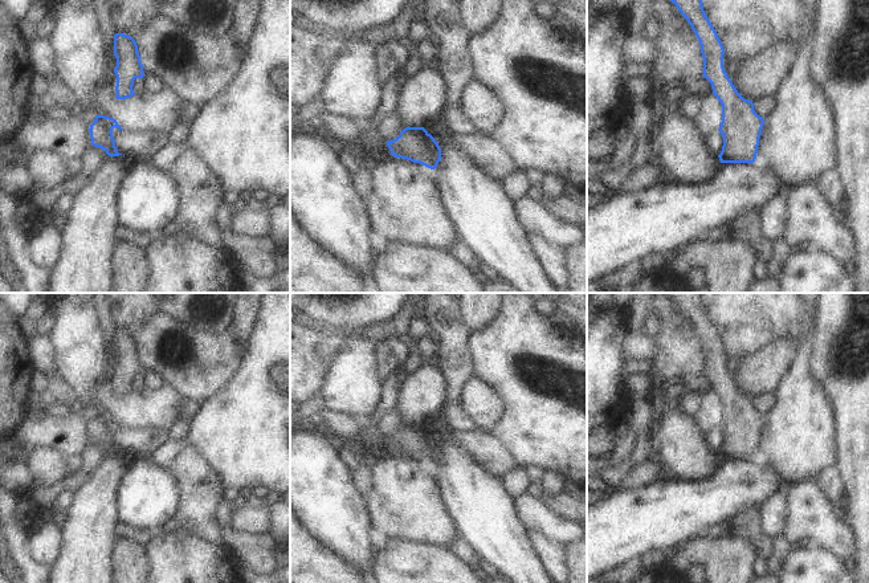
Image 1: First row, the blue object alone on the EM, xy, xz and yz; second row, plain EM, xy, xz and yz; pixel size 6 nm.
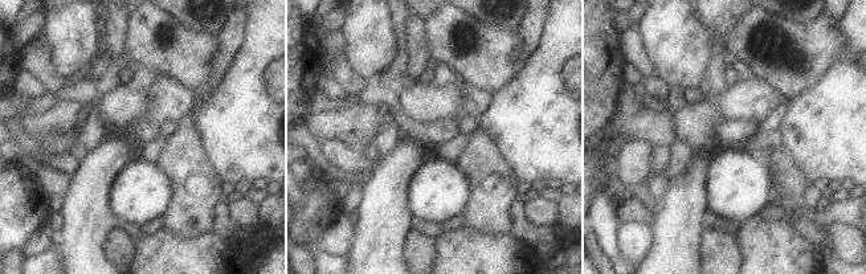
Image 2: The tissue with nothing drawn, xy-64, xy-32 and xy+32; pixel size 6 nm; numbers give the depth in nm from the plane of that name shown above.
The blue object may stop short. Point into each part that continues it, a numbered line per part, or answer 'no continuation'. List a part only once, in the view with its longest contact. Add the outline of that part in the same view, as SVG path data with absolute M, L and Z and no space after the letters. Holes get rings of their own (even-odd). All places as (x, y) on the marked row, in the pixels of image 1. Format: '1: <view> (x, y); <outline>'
no continuation

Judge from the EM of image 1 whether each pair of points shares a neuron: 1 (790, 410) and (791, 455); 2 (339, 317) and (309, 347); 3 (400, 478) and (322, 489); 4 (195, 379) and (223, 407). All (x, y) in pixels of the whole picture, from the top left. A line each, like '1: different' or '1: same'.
1: same
2: different
3: different
4: different

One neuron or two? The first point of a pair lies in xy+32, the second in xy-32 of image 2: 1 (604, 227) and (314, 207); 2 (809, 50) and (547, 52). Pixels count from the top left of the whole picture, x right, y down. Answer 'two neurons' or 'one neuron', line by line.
1: two neurons
2: two neurons

